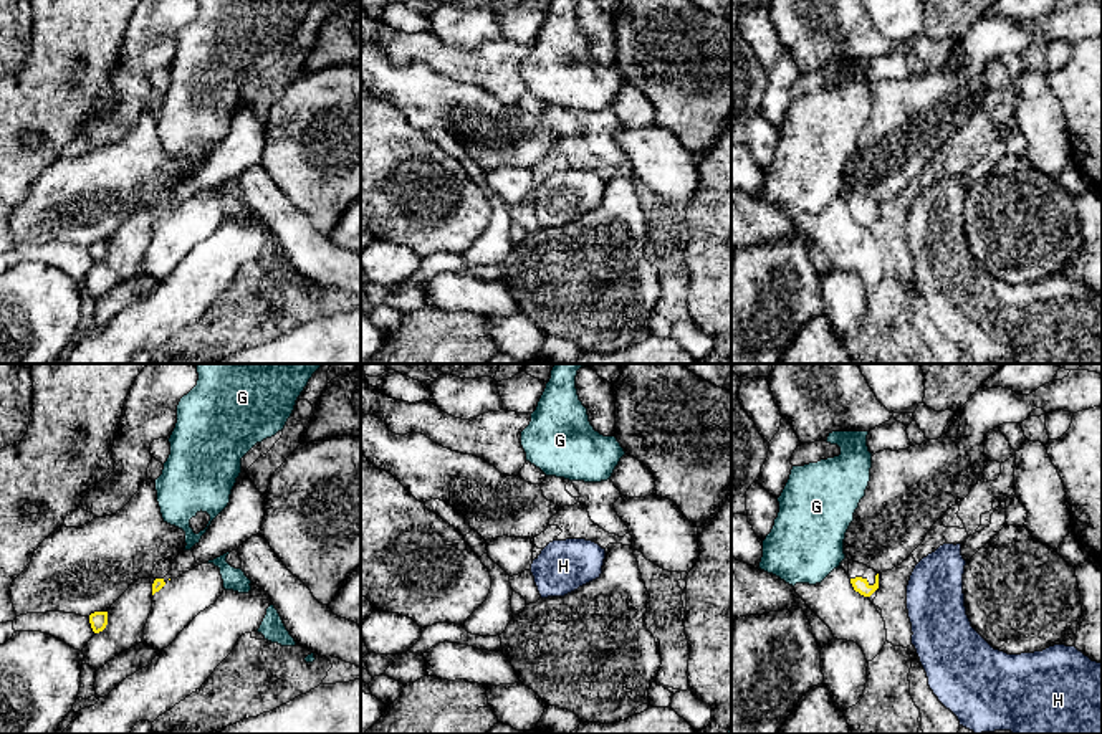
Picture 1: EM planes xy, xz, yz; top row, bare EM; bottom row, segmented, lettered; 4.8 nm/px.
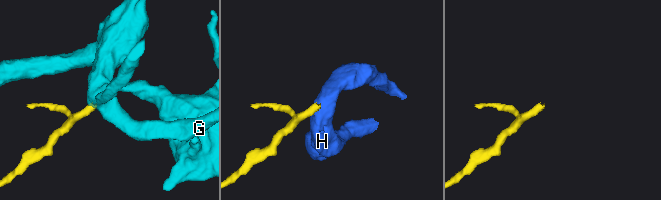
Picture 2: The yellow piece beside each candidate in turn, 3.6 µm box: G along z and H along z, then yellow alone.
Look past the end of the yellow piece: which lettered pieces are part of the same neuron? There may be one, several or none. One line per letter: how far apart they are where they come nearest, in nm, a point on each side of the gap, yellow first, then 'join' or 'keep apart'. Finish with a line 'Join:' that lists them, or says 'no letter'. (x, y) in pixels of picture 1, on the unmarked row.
G: 90 nm | yz (851, 209), (838, 195) | keep apart
H: 140 nm | yz (877, 215), (907, 215) | keep apart
Join: no letter

